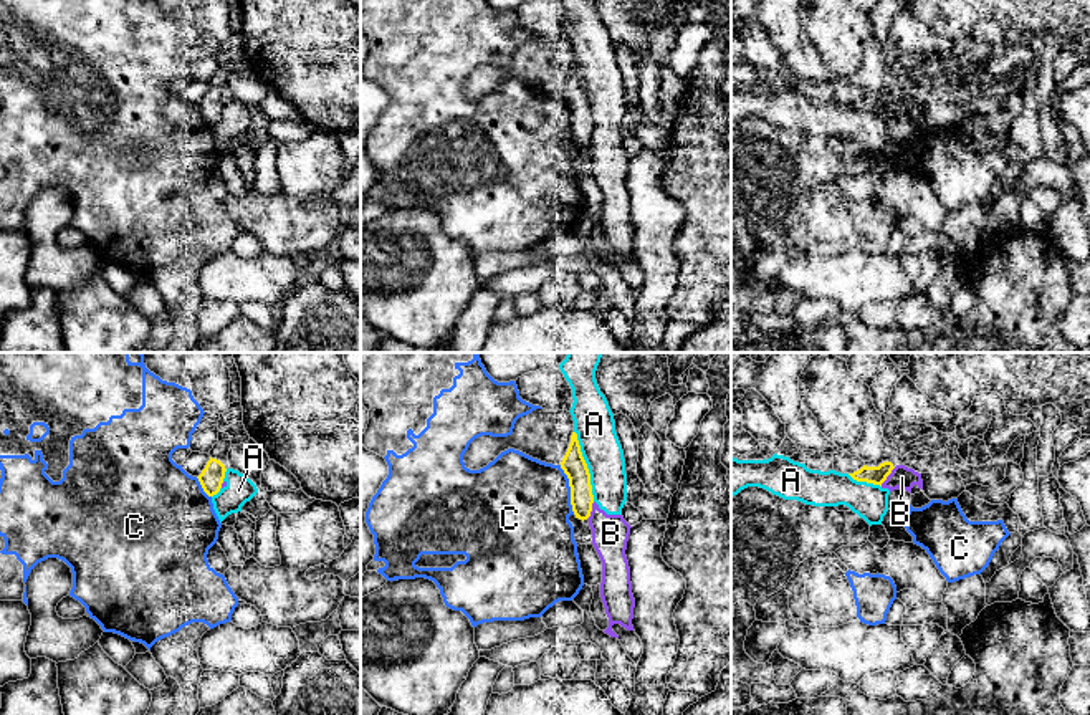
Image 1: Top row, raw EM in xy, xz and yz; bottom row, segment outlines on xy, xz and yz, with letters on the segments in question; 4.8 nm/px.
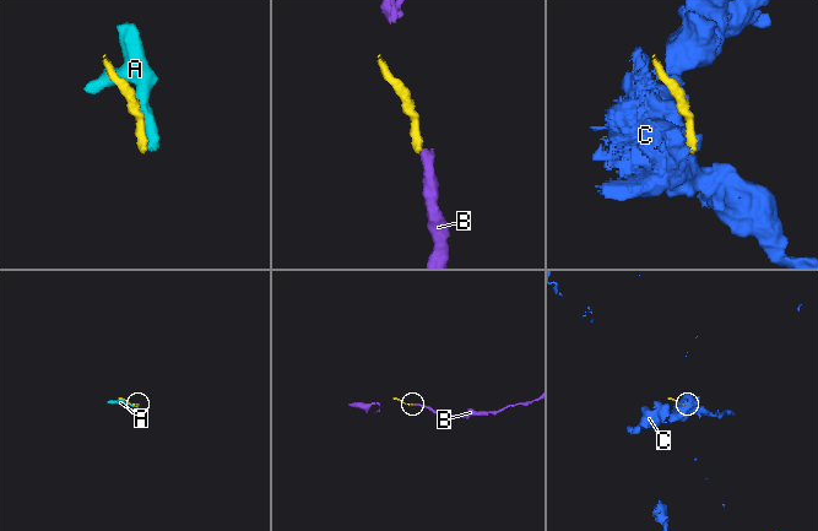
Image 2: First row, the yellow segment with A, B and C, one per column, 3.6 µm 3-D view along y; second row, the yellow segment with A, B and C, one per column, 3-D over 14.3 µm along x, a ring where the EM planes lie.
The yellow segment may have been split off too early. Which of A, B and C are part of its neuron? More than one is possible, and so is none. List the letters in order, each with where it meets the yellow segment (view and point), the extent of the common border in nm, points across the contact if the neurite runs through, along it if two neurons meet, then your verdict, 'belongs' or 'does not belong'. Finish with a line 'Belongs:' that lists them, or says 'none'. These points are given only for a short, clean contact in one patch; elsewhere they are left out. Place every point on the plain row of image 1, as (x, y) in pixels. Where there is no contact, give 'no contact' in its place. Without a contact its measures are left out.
A: contact xz (586, 95); length 360 nm; does not belong
B: contact yz (887, 105); length 120 nm; does not belong
C: contact xz (571, 119); length 260 nm; does not belong
Belongs: none

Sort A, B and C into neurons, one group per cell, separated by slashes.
A B / C

